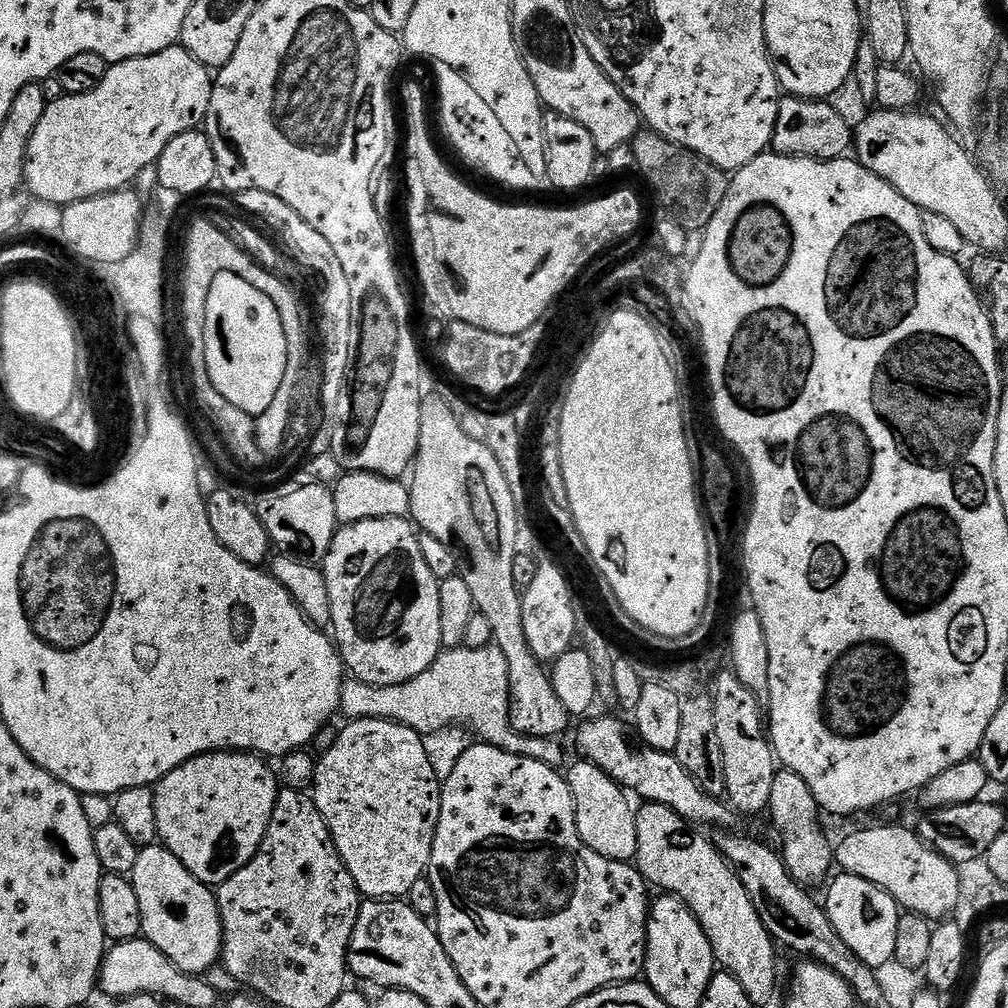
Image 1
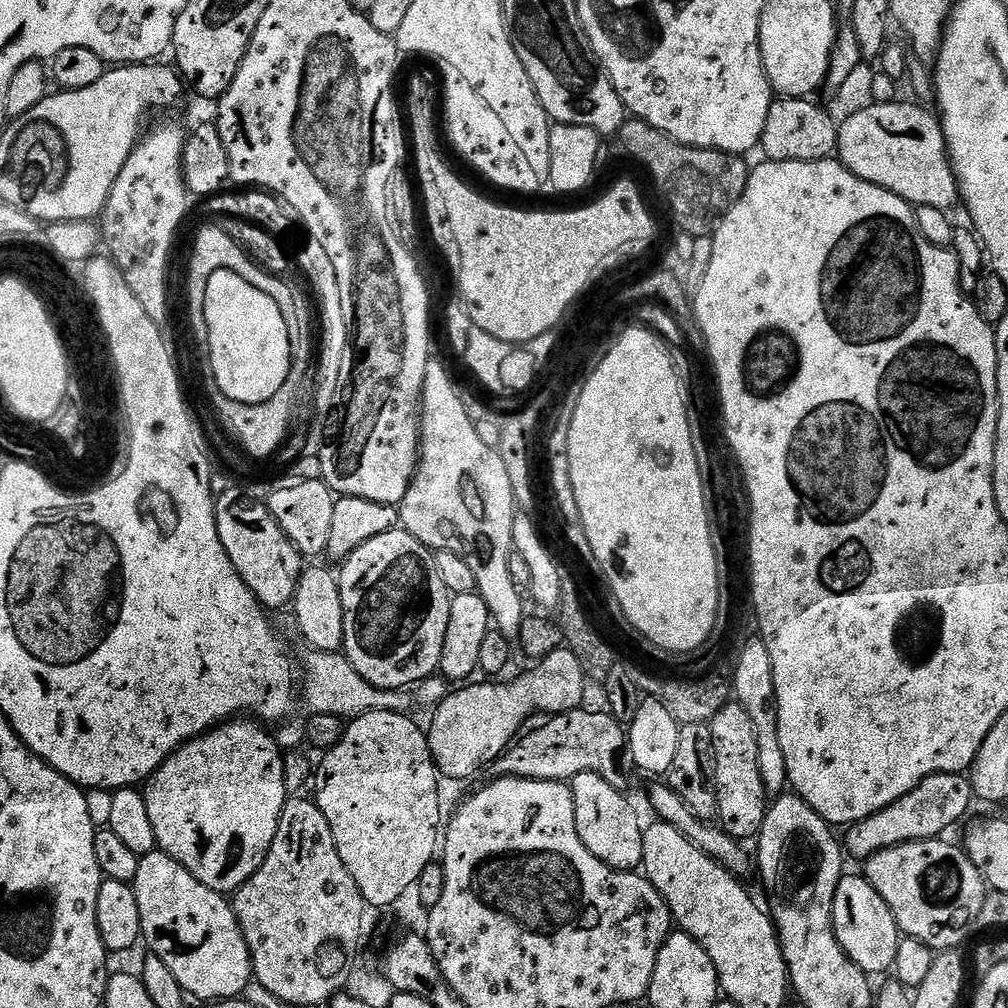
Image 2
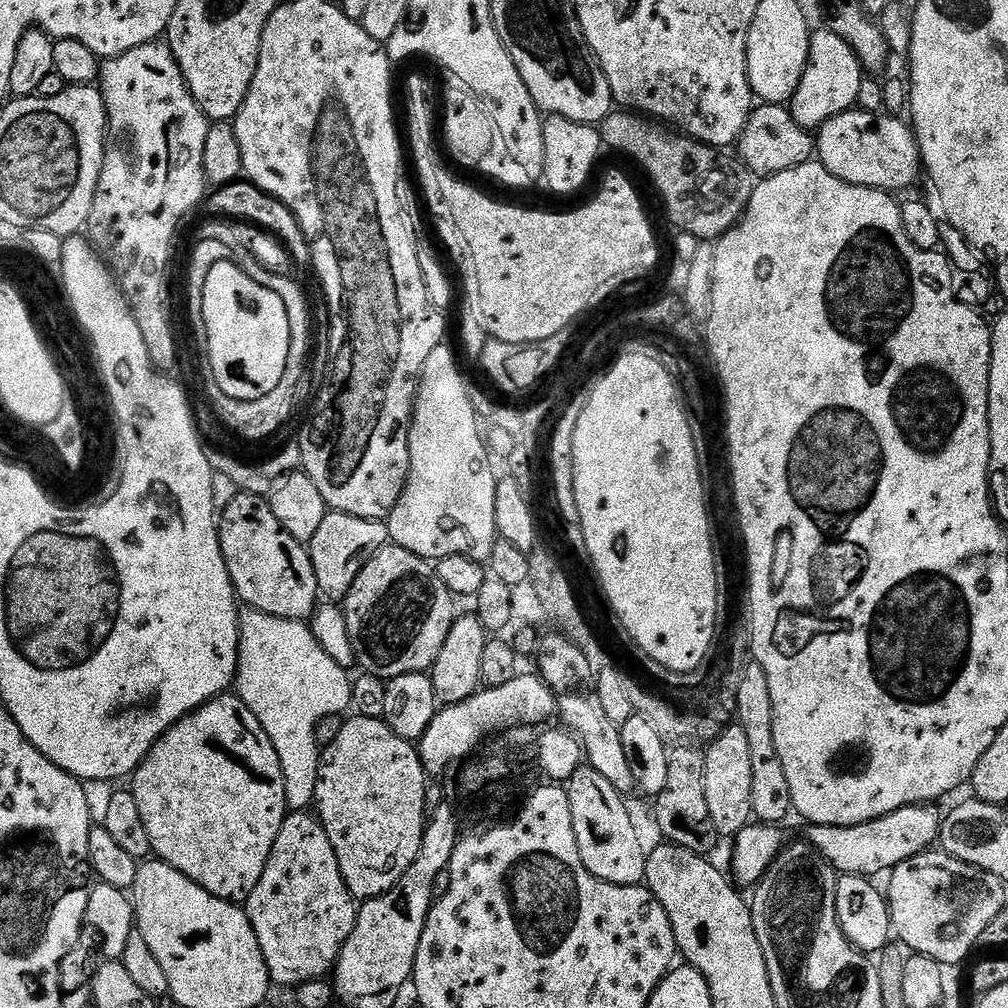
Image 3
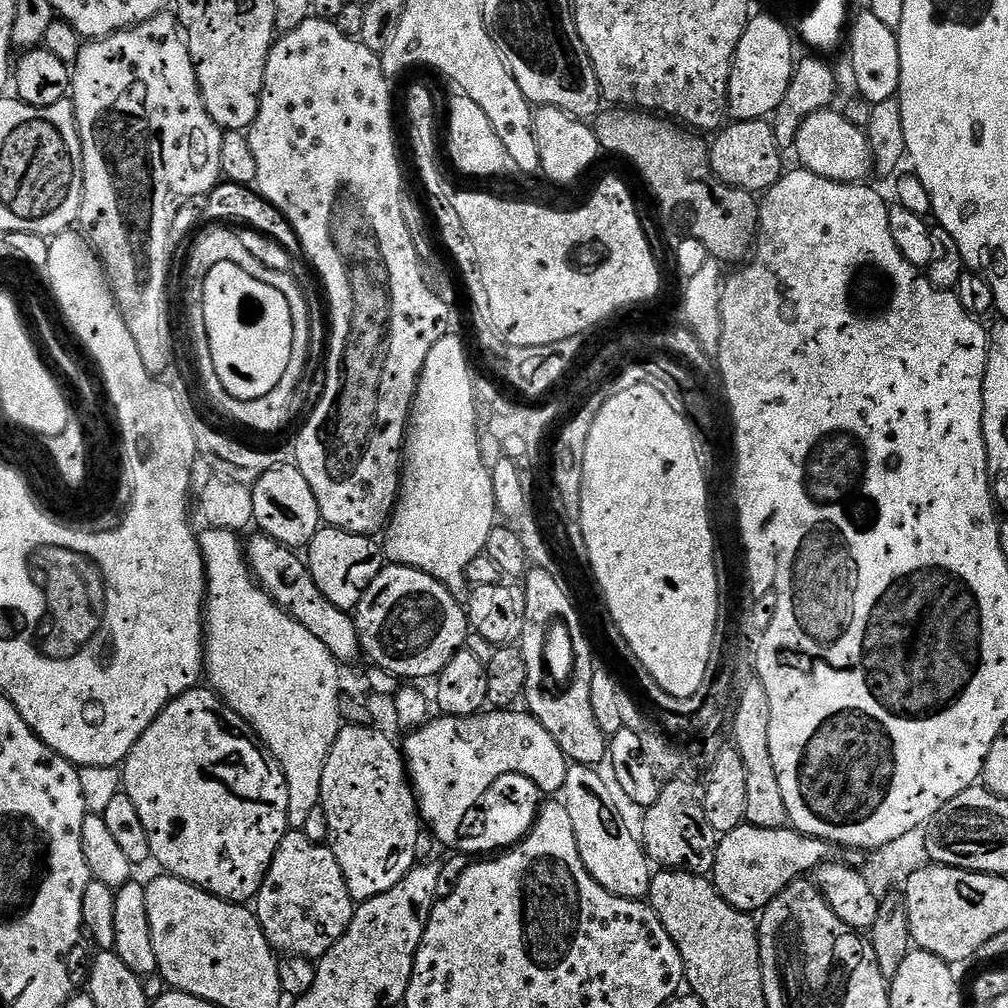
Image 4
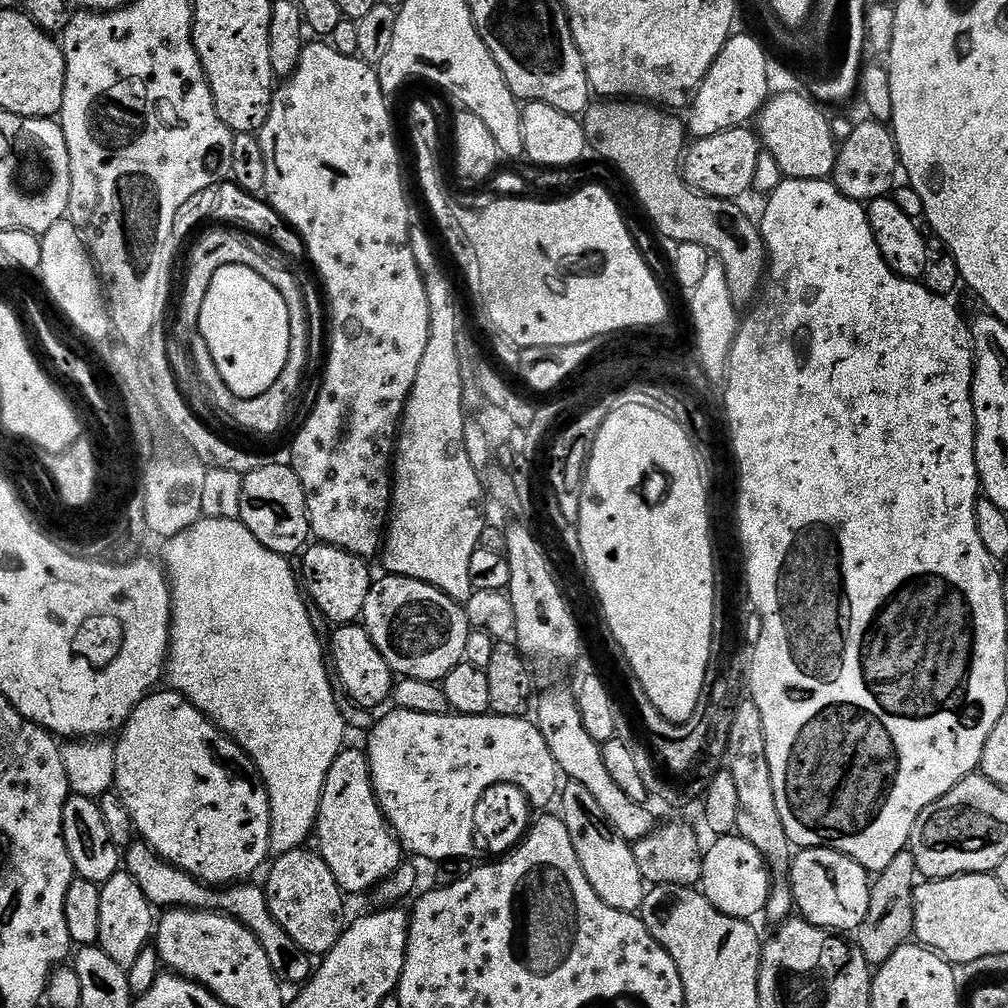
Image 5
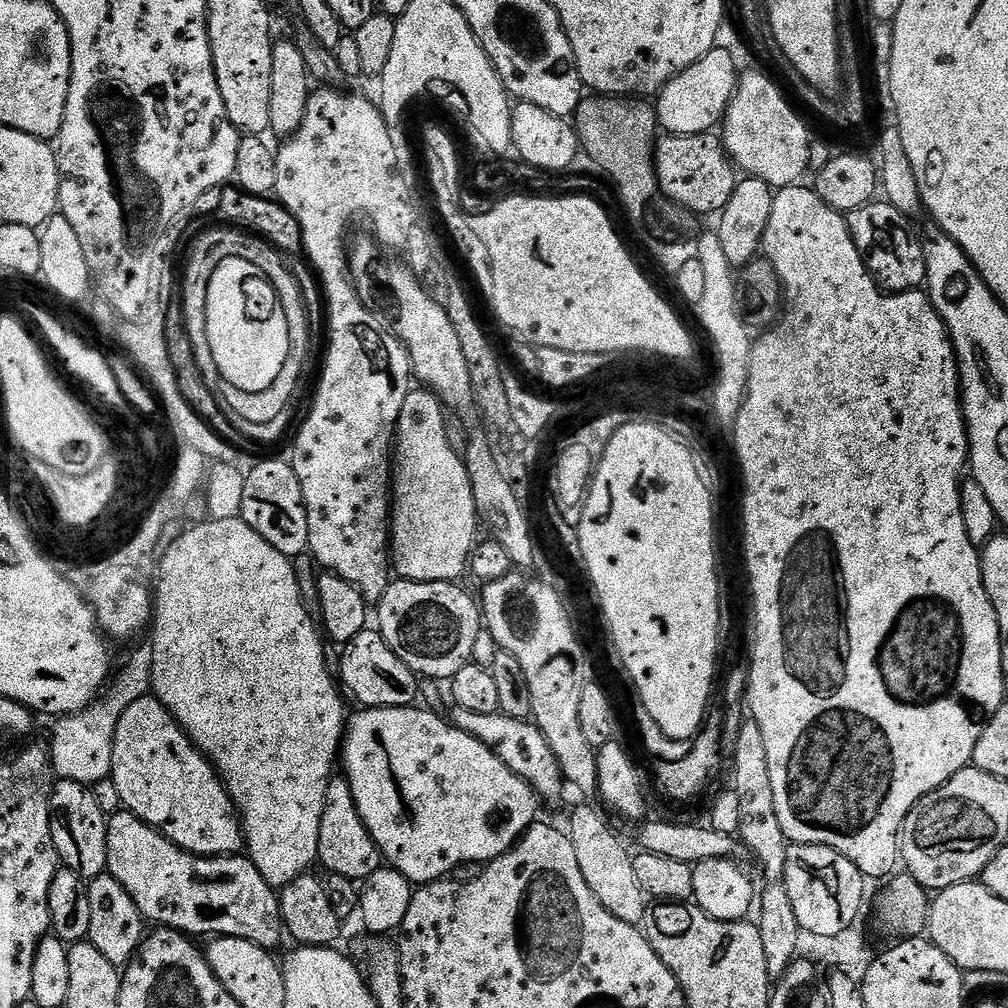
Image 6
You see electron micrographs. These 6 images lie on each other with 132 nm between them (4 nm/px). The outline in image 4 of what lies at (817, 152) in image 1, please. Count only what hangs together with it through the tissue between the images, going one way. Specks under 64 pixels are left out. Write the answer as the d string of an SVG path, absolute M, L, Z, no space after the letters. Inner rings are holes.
M767 119L738 120L729 123L716 138L716 141L711 141L708 160L712 164L712 172L723 184L753 194L763 194L774 187L784 175L785 157L775 141L775 132Z

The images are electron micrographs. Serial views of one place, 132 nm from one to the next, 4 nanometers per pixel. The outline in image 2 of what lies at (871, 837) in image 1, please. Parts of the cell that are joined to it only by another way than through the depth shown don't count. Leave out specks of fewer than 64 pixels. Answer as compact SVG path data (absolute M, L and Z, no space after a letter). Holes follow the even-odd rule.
M947 839L919 840L909 844L899 844L893 848L882 850L870 859L863 861L862 875L870 881L874 890L882 894L886 906L894 914L896 924L905 937L930 946L937 953L959 949L964 935L975 925L978 910L982 910L982 902L986 895L986 885L980 871L970 862L968 853L963 847L947 844Z

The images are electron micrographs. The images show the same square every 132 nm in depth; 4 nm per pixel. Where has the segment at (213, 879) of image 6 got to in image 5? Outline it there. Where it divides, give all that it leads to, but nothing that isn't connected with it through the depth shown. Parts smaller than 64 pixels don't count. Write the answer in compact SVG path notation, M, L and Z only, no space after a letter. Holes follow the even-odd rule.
M133 842L126 848L126 871L142 886L142 894L160 910L171 910L173 908L191 908L193 910L207 910L209 912L222 912L225 916L234 916L241 920L244 925L252 931L262 942L262 950L266 950L266 958L278 962L278 975L281 985L296 984L303 986L312 978L314 971L313 957L309 956L282 926L270 914L268 905L268 894L263 887L260 888L256 882L241 882L231 886L209 886L201 884L195 880L188 872L183 872L181 868L176 868L169 864L160 855L143 842Z

